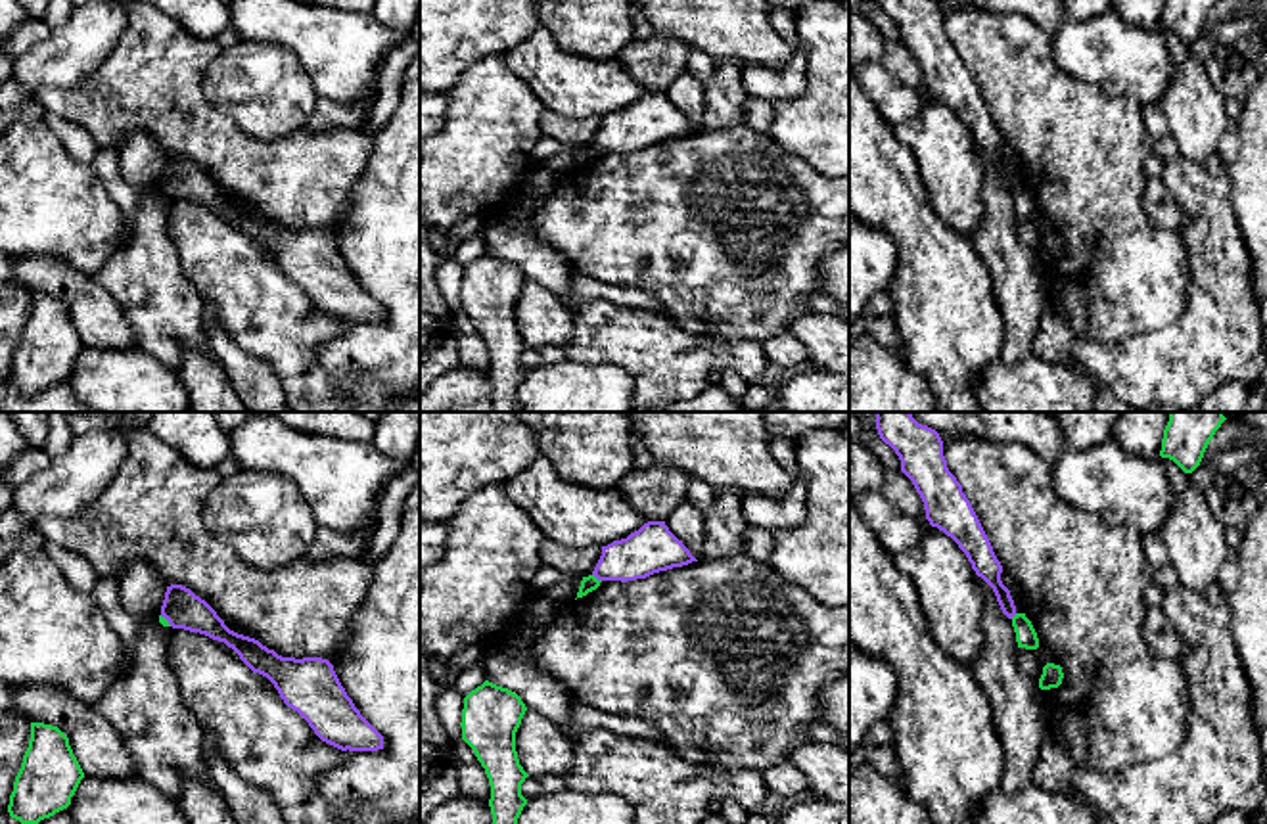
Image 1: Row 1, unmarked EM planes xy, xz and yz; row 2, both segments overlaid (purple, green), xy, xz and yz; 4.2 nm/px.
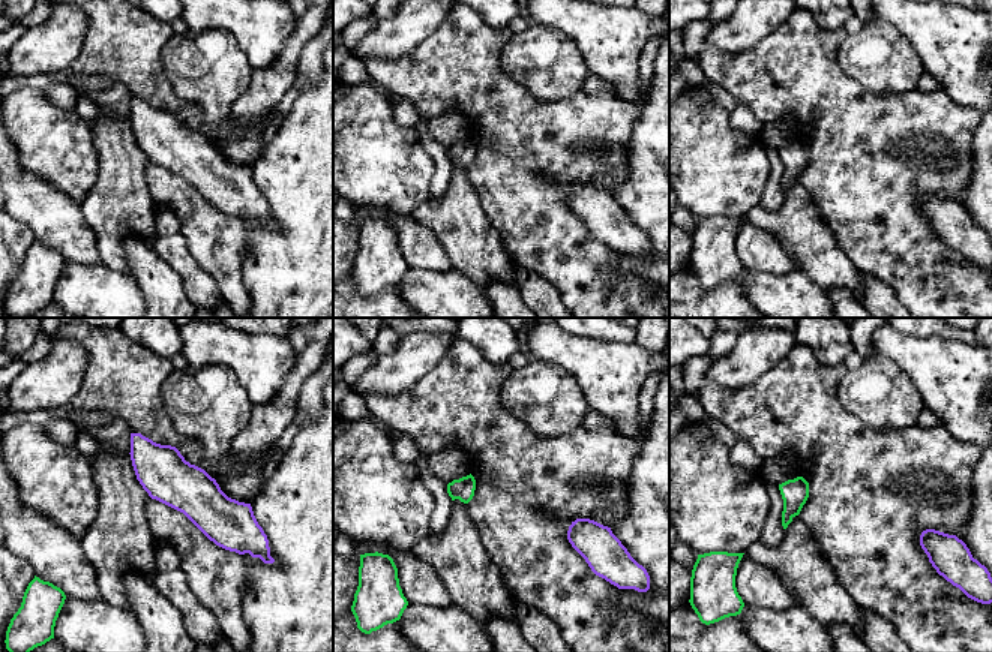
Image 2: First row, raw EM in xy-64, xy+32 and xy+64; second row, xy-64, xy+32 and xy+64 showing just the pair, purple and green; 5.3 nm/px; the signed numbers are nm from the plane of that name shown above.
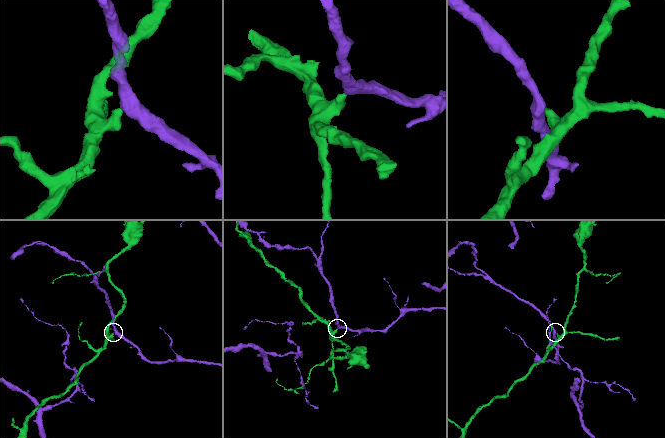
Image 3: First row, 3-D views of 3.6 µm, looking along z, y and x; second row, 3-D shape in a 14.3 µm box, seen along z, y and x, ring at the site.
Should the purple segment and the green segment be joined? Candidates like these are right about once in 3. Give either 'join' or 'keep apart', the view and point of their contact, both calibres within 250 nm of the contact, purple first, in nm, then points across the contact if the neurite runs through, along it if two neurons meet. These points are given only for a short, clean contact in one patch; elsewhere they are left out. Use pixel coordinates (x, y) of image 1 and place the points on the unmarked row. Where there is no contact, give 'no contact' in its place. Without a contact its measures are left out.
keep apart | xz (597, 148) | 200/70 nm | along xz (593, 144), (600, 152)

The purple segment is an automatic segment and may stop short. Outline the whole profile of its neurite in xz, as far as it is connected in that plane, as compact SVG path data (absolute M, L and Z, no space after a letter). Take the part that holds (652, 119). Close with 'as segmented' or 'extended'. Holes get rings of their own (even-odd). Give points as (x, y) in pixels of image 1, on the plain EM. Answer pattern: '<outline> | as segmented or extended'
M648 92L627 109L602 117L592 142L598 151L636 151L698 132L665 92Z | as segmented

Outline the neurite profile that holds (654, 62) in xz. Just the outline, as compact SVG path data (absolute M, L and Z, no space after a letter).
M654 33L648 38L633 38L617 59L646 92L665 92L684 73L690 50L679 38Z

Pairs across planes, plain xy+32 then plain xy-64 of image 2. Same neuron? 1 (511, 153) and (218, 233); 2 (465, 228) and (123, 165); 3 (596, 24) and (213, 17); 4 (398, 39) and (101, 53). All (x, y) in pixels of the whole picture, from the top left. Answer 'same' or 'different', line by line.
1: same
2: same
3: same
4: different

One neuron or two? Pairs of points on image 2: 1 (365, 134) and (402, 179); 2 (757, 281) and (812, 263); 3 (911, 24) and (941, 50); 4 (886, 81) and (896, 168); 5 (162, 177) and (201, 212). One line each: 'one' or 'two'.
1: one
2: two
3: one
4: two
5: one

